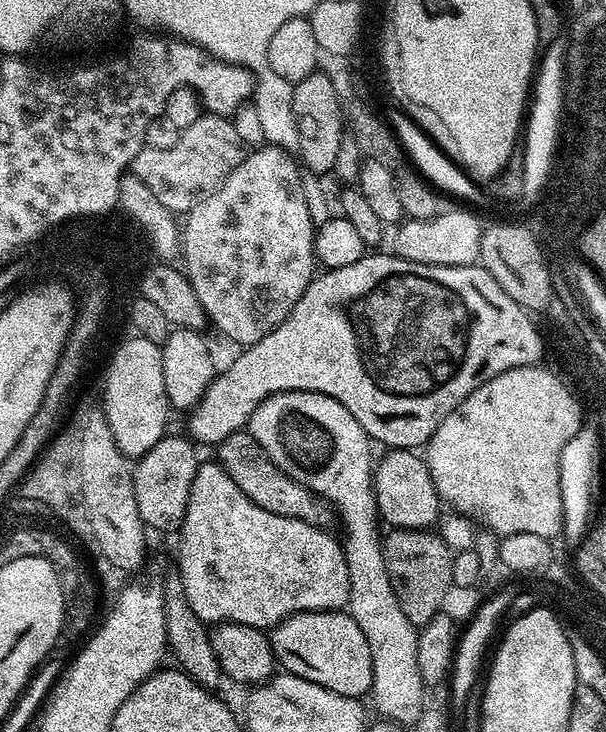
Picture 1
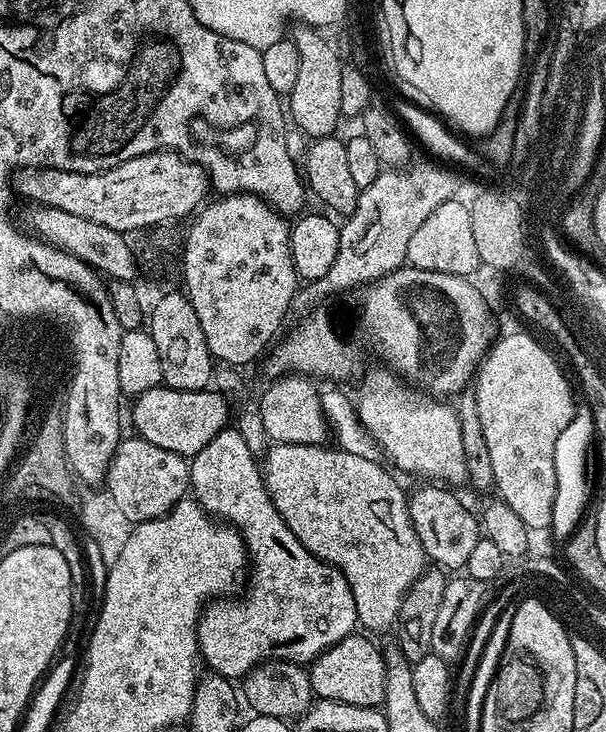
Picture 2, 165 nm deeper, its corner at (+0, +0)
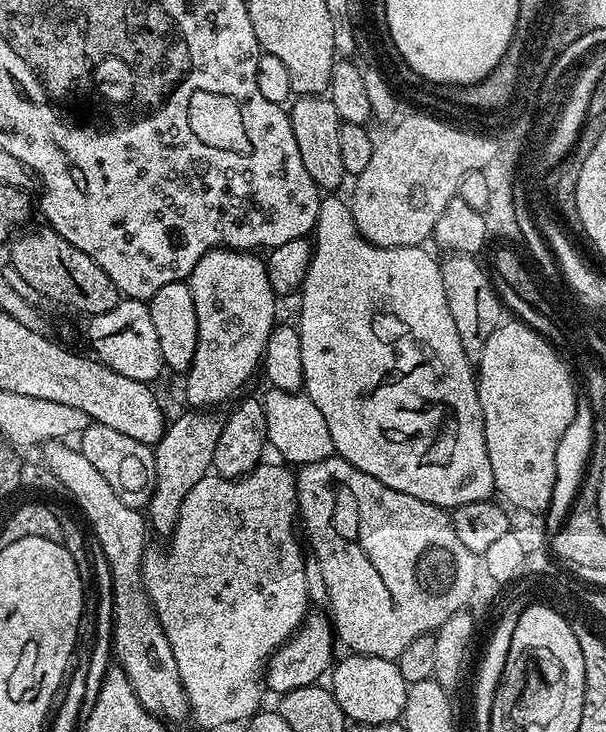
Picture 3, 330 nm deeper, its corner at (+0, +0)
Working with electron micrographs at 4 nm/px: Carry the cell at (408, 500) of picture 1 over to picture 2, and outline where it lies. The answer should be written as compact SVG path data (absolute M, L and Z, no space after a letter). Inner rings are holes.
M428 486L432 488L420 488L416 493L408 496L408 513L410 514L410 522L414 526L414 530L418 534L418 538L424 547L425 557L433 565L439 566L441 569L456 568L452 570L460 570L465 567L470 558L470 553L474 551L474 545L482 538L482 524L479 519L472 517L472 512L455 496L455 491L449 490L444 486Z

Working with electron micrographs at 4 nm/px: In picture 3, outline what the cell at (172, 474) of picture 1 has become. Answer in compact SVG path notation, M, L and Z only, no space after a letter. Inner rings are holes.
M93 422L88 429L78 436L78 447L80 453L114 486L114 494L126 502L126 506L143 509L150 502L150 498L156 489L156 454L149 445L138 442L126 434L118 434L118 430L110 430L110 426L102 426Z

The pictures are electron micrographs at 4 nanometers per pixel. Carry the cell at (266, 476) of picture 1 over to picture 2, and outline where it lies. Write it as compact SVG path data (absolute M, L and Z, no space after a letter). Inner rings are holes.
M273 443L262 457L264 485L286 526L319 560L332 564L350 582L354 594L356 619L361 629L380 632L397 623L404 596L426 571L424 547L410 522L408 496L400 484L383 468L380 460L358 458L335 446Z

